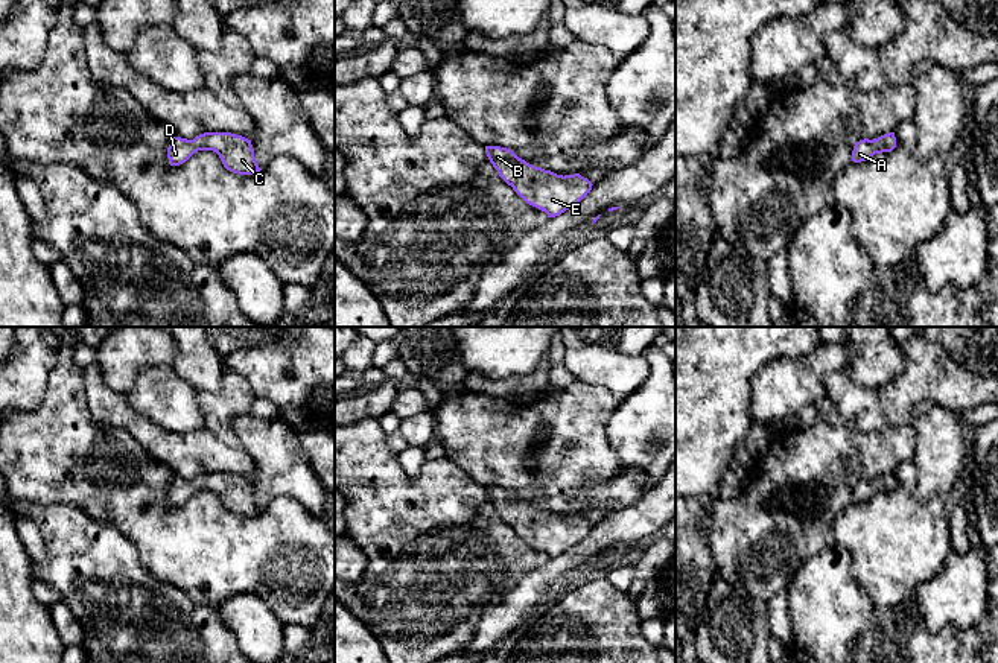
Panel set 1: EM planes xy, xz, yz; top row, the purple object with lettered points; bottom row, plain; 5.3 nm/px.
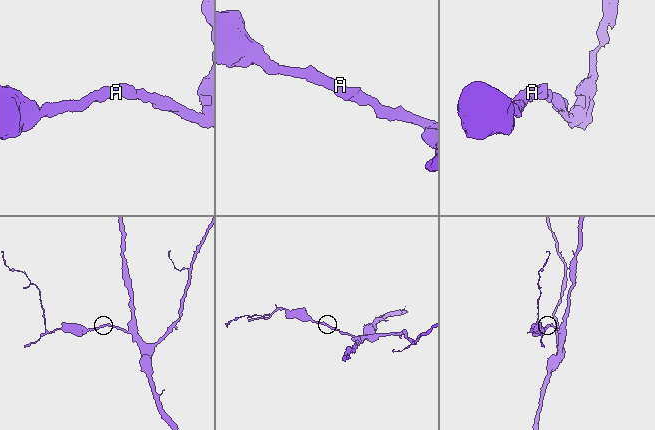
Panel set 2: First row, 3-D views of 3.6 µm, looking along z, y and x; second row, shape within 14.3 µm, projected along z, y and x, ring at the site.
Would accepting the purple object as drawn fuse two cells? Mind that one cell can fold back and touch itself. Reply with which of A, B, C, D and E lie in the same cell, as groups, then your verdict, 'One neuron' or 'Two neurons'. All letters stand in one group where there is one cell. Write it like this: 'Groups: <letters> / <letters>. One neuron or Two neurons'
Groups: A B C D E. One neuron

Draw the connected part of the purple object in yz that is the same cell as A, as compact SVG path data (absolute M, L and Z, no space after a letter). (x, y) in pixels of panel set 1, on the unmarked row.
M895 473L884 474L878 479L860 481L855 484L852 491L852 502L861 503L873 497L875 494L892 493L896 488Z

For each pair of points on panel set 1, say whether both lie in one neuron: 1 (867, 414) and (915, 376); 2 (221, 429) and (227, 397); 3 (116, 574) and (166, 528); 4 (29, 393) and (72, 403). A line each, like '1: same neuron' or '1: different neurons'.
1: different neurons
2: same neuron
3: different neurons
4: different neurons

